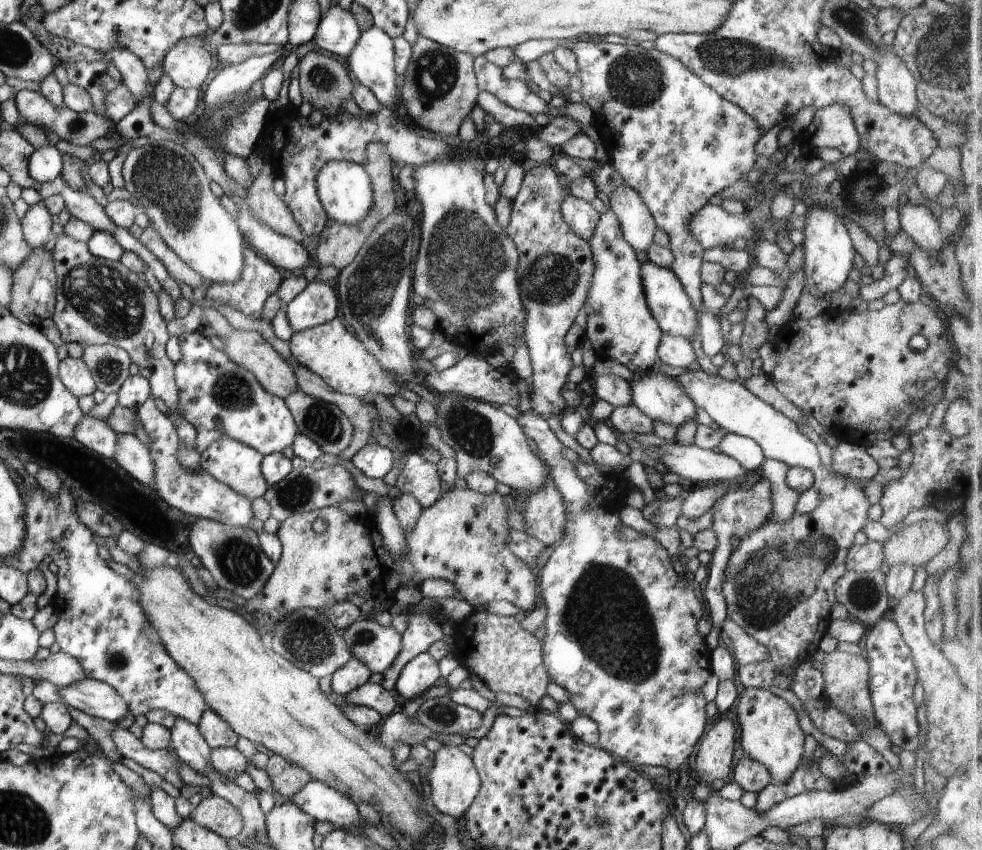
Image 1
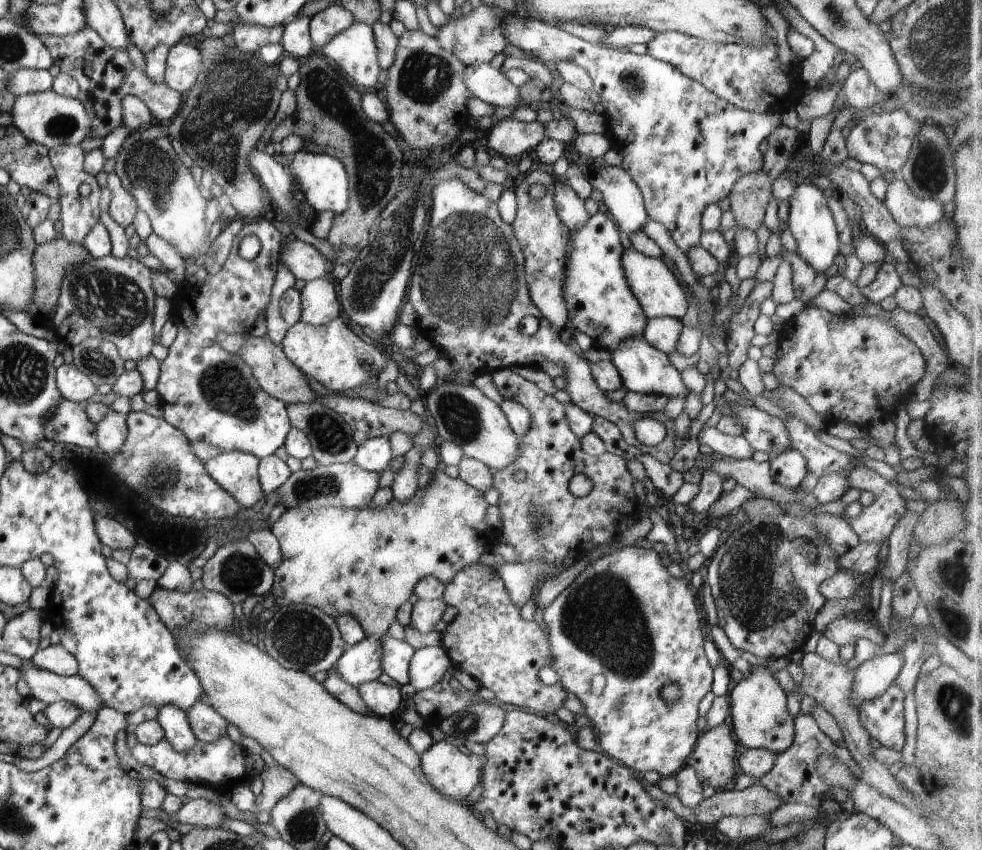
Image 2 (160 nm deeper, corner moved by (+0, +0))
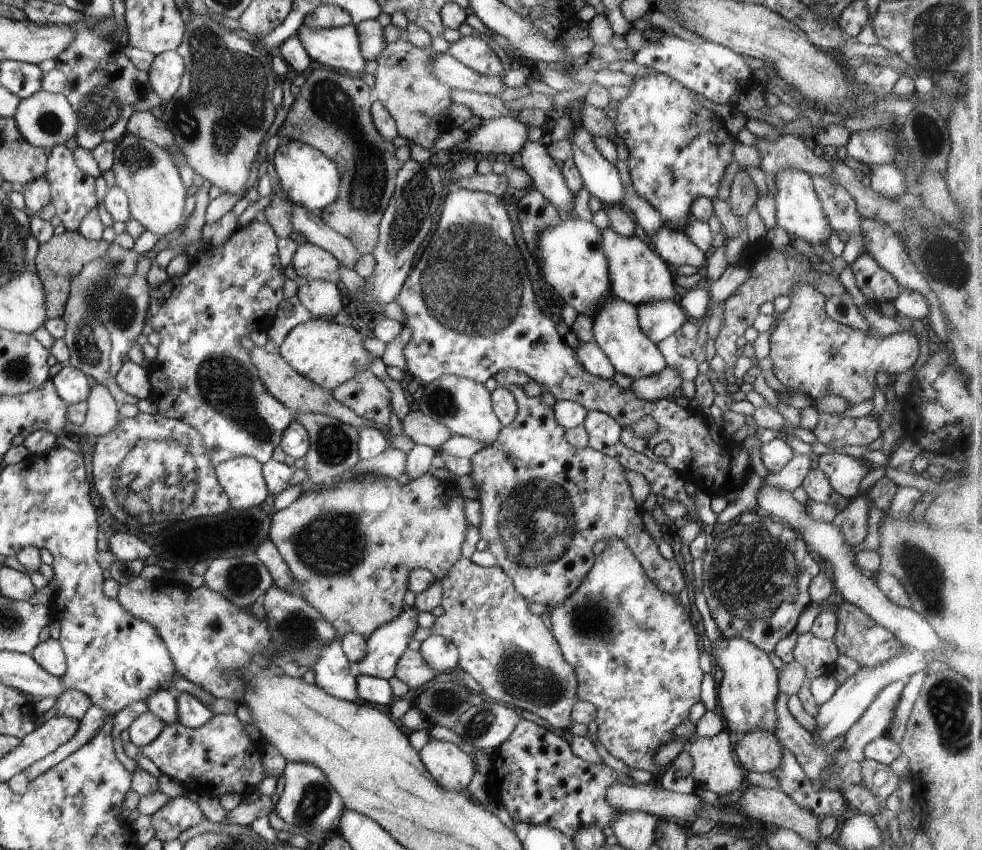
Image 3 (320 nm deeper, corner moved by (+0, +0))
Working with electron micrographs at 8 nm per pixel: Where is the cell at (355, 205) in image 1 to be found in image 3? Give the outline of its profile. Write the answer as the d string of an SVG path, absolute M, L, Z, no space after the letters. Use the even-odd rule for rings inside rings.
M290 140L285 145L279 145L275 154L272 164L276 169L276 174L279 178L279 184L285 190L287 198L291 200L294 205L300 205L307 211L322 210L326 205L335 201L339 193L339 184L341 178L337 166L325 154L316 150L313 146L304 143L303 141Z

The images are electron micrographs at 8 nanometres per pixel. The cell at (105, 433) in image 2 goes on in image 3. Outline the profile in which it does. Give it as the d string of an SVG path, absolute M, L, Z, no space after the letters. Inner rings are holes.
M97 382L91 386L86 404L88 409L84 423L67 428L67 434L74 438L84 434L99 437L113 431L121 406L105 384Z

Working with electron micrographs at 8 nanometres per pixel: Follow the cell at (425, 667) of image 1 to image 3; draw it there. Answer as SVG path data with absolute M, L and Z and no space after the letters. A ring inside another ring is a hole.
M432 635L421 642L419 651L436 675L454 671L459 664L457 646L440 635Z

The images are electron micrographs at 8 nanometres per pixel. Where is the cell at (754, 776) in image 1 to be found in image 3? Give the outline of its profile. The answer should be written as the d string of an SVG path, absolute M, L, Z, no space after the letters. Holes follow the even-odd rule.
M754 729L738 738L734 752L745 770L773 773L781 767L784 748L773 732Z

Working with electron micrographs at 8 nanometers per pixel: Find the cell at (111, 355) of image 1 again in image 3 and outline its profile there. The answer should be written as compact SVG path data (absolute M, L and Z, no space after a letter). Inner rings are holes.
M110 244L106 254L100 258L87 262L82 270L70 283L68 300L62 320L66 323L64 342L66 342L70 353L70 366L81 370L86 376L94 378L98 383L105 384L117 402L122 405L136 405L138 399L131 394L125 393L118 384L115 377L110 373L111 360L111 334L107 326L98 318L99 306L97 305L97 295L120 277L131 277L136 272L136 262L139 254L134 249L125 249L120 245Z

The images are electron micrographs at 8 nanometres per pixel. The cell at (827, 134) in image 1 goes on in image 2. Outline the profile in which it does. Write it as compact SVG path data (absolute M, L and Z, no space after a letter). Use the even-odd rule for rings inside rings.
M864 67L849 74L842 90L845 97L844 108L851 106L860 113L890 97L872 82Z

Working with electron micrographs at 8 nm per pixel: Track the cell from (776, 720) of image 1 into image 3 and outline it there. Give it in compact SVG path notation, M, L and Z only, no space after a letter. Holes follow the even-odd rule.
M721 634L718 640L711 642L711 648L713 666L715 668L720 666L724 672L723 678L717 684L717 704L720 706L720 710L722 710L720 716L726 720L726 726L738 733L738 735L753 731L754 729L773 732L777 719L775 700L780 692L777 685L779 672L772 665L770 658L751 642L740 637L728 638Z

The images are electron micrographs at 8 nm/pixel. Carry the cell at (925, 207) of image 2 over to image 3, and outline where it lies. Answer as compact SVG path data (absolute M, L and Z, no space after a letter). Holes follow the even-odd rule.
M892 163L883 165L870 165L869 171L864 175L870 178L871 187L882 196L892 200L896 195L907 192L905 176Z

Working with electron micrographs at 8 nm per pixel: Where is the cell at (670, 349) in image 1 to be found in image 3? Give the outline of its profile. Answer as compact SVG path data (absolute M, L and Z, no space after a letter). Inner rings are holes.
M674 299L642 303L636 308L639 327L656 344L673 335L687 321L683 308Z

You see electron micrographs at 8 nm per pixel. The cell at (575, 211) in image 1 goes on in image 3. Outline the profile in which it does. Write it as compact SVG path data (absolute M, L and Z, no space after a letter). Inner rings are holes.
M547 139L526 141L519 150L524 169L538 189L562 213L574 213L574 194L565 183L560 168L549 155Z

